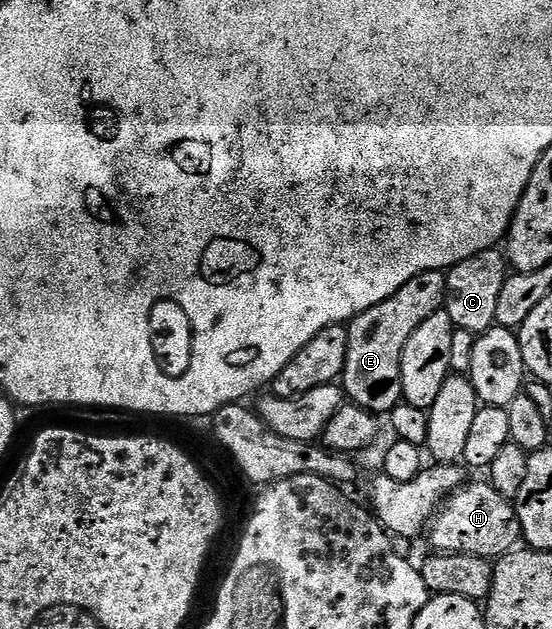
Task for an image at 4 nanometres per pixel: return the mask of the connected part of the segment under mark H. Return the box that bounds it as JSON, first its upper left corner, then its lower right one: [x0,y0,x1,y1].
[428,483,522,559]

